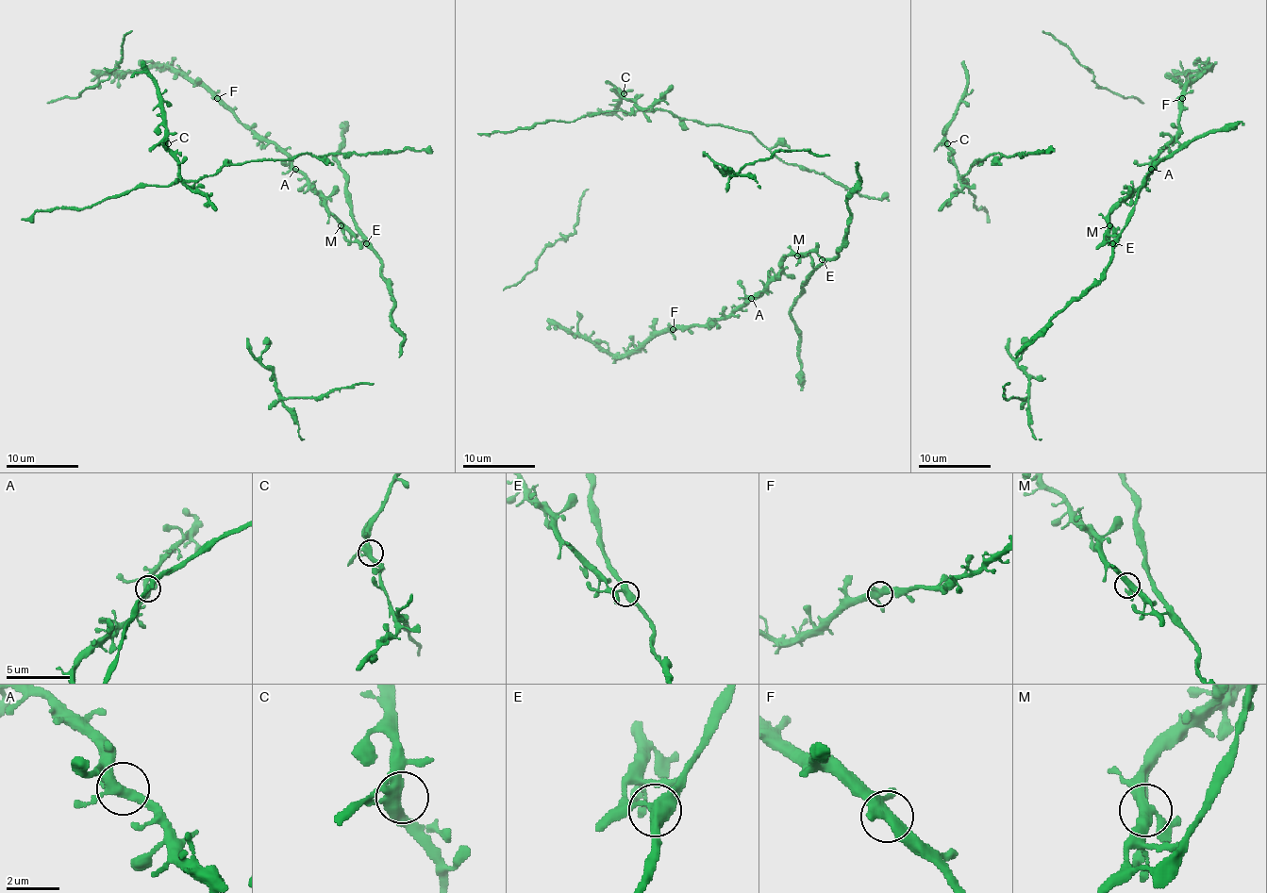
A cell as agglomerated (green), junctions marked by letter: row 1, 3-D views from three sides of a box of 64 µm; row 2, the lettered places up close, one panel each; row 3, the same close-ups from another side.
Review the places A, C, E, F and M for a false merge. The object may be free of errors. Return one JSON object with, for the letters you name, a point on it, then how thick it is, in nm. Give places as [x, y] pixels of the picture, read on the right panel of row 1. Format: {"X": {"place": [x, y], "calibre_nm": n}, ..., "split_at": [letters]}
{"E": {"place": [1112, 243], "calibre_nm": 380}, "split_at": ["E"]}

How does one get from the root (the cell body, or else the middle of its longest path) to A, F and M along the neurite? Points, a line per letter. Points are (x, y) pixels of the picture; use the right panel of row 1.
A: (1190, 71), (1208, 67), (1188, 85), (1182, 100), (1178, 130), (1155, 157), (1151, 169)
F: (1190, 71), (1208, 67), (1188, 85), (1182, 98)
M: (1190, 71), (1208, 67), (1184, 92), (1178, 130), (1173, 140), (1155, 157), (1147, 178), (1109, 212), (1109, 225)

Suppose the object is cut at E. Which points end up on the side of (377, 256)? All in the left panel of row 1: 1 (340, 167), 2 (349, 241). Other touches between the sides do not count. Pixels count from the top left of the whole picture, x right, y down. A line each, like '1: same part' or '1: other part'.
1: same part
2: other part

